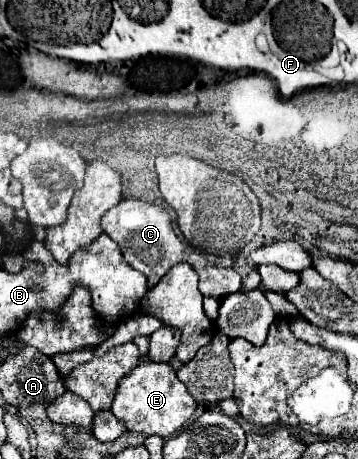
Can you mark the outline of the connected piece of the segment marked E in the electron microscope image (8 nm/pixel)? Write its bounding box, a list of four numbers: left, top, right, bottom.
[111,360,197,436]

